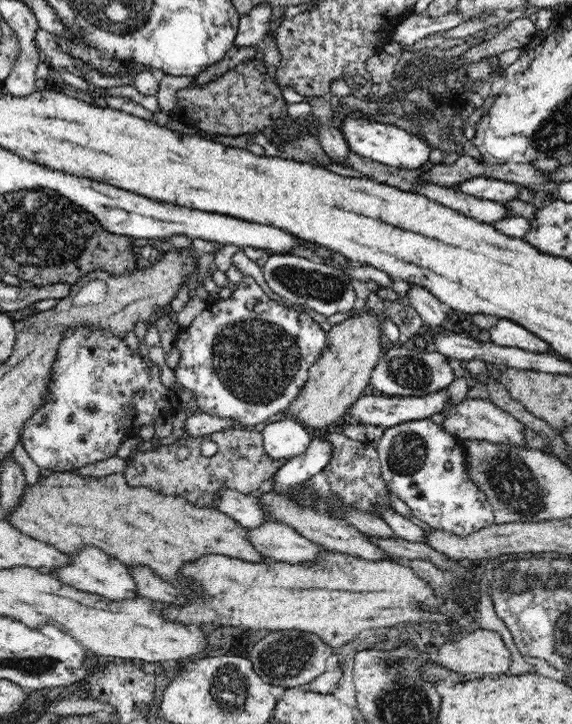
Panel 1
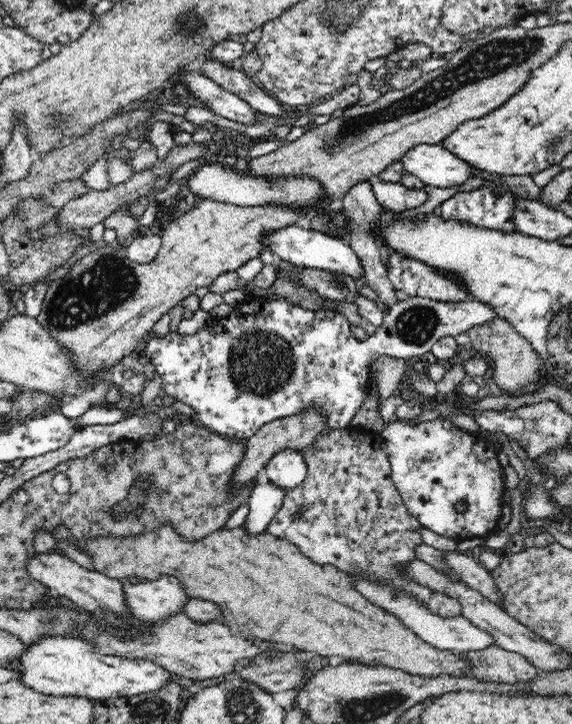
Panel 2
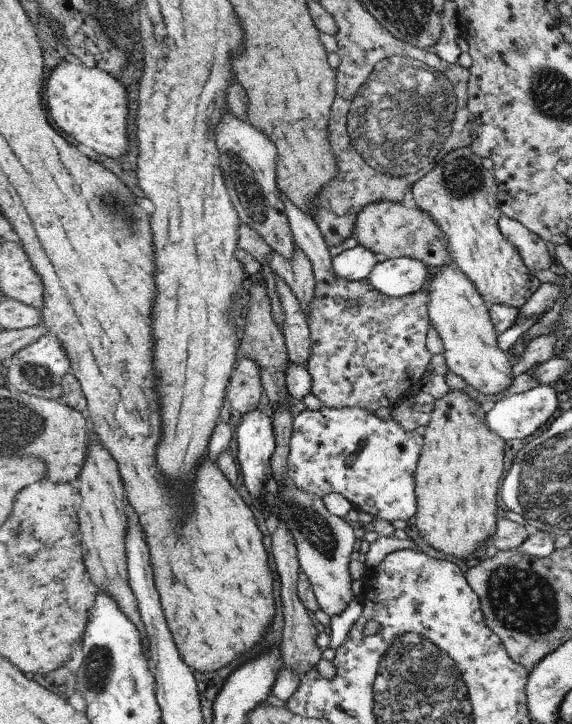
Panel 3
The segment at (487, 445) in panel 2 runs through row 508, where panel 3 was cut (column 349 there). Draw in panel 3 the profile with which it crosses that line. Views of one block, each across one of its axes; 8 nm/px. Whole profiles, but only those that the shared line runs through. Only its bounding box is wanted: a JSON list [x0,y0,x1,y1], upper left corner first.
[286,406,422,523]

